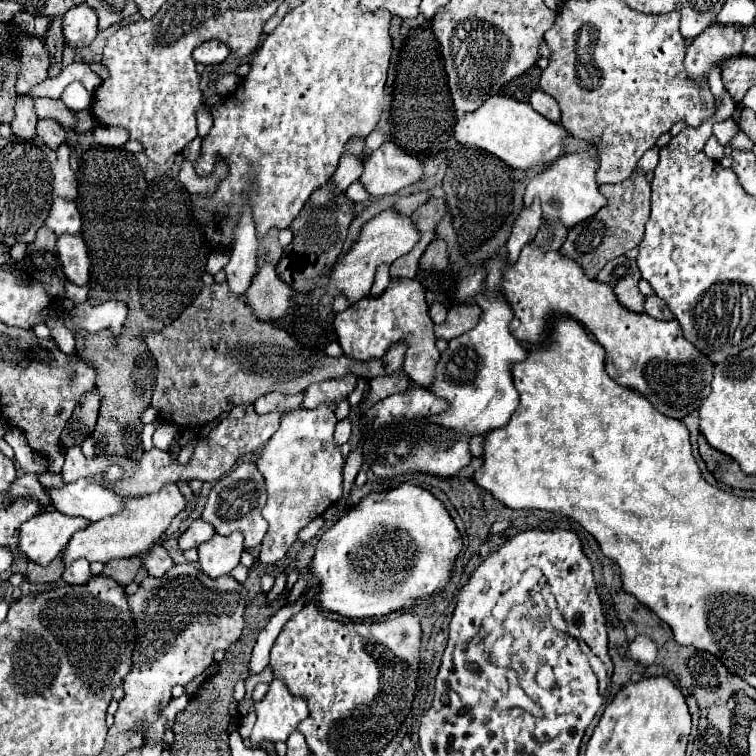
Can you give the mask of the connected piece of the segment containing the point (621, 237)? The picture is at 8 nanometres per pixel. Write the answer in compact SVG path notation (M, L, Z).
M633 174L621 184L599 186L599 192L607 198L607 204L589 220L573 226L569 230L567 242L561 248L561 254L575 260L591 280L609 260L623 256L631 248L639 246L643 240L645 222L649 218L649 182L643 174Z

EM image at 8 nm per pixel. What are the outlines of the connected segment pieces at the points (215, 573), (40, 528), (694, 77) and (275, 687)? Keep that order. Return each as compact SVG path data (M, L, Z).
M233 532L231 536L215 534L211 540L199 546L199 566L209 578L221 578L239 566L243 550L243 536L239 532Z
M45 510L43 514L37 514L21 524L21 554L31 562L47 566L67 546L71 536L77 530L87 528L89 524L91 522L79 516L67 516L57 510Z
M713 22L703 30L687 48L685 70L691 82L705 86L711 68L719 66L723 60L737 58L743 54L743 26L723 26Z
M273 680L269 692L261 702L255 702L257 722L251 734L251 744L259 746L263 742L287 742L289 734L295 732L297 724L309 714L307 702L293 698L281 680Z

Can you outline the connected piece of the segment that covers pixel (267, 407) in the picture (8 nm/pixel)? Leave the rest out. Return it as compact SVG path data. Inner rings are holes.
M269 392L265 396L261 396L255 402L255 410L259 414L269 414L269 412L291 412L295 408L301 408L303 404L303 394L293 394L293 396L283 396L279 392Z

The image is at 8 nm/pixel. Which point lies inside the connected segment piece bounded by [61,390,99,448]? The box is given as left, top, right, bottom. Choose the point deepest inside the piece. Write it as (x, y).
(80, 425)

